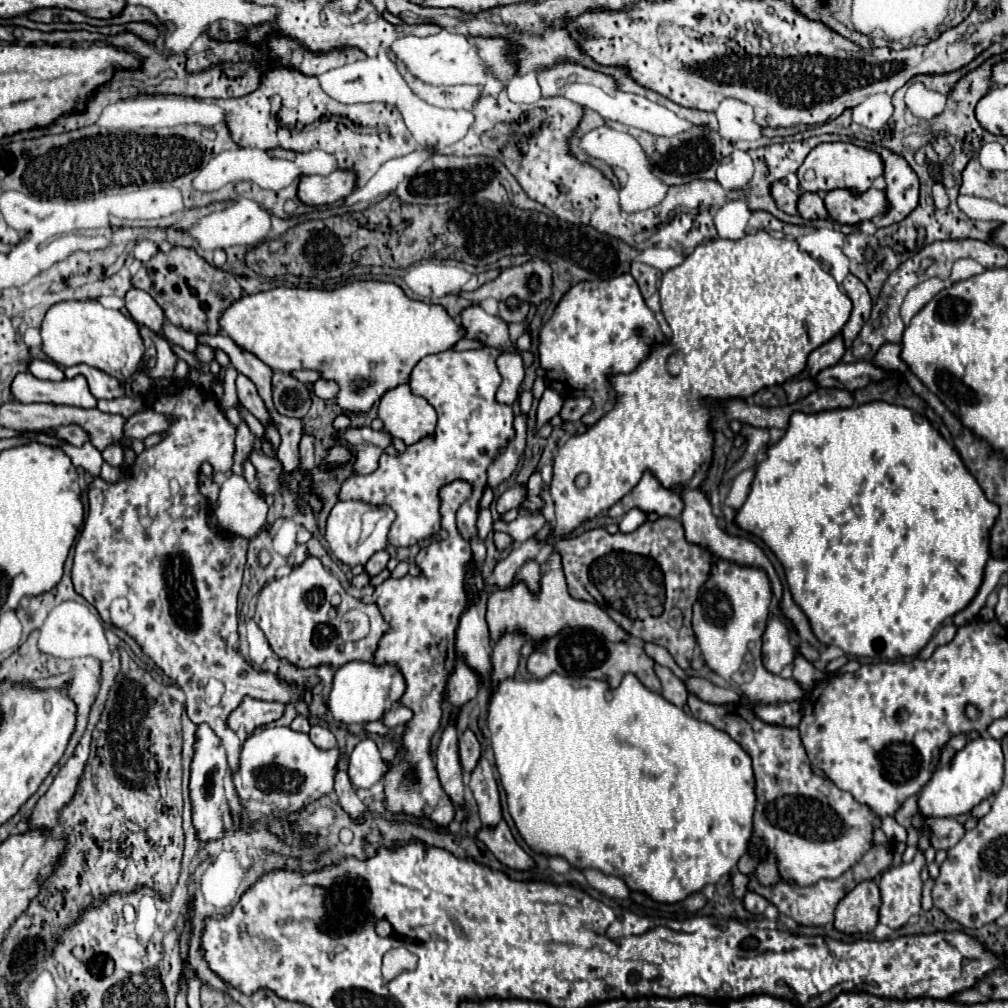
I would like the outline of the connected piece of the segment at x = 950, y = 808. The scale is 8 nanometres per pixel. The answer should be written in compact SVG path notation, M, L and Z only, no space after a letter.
M976 738L970 740L954 758L950 764L940 766L928 784L918 794L918 812L924 818L936 818L936 816L962 816L968 814L974 806L978 806L988 796L996 794L1000 790L1004 778L1004 756L1002 746L994 738Z

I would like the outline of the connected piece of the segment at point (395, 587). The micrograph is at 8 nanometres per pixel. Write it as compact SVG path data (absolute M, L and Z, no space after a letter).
M456 480L440 490L442 526L444 528L448 526L448 536L444 540L434 540L432 544L428 544L426 548L422 548L418 552L418 556L416 556L416 566L420 568L418 576L404 576L400 580L386 578L380 586L376 586L376 590L372 594L372 602L380 608L382 616L390 622L390 632L386 632L384 638L380 640L380 646L378 646L372 662L378 665L388 662L388 664L394 664L402 670L402 674L406 678L406 692L404 692L400 704L414 710L414 718L408 722L406 734L404 734L404 750L398 752L396 760L388 762L388 772L384 776L386 804L392 812L428 816L430 820L444 824L444 826L450 824L454 818L454 804L450 802L448 794L444 792L444 788L438 780L438 772L436 772L436 766L434 766L432 754L430 754L430 738L440 726L440 704L444 700L444 686L446 686L446 680L456 664L454 632L456 632L460 614L468 606L468 594L464 590L464 574L466 574L468 562L472 560L472 550L470 550L470 544L460 536L460 532L456 528L456 510L460 508L460 504L468 496L470 496L470 486L462 480Z

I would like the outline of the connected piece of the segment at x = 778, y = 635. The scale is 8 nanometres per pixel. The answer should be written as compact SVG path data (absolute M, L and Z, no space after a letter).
M770 616L768 626L762 636L762 662L764 668L772 674L780 674L784 666L792 666L796 656L804 656L808 662L816 662L820 658L818 650L814 650L806 642L794 644L790 636L788 624L780 616Z

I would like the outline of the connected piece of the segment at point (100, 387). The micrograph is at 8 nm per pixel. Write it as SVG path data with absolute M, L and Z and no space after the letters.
M76 364L64 370L66 378L76 378L76 376L84 376L88 380L90 392L98 398L98 400L114 400L124 396L124 386L118 378L108 376L106 372L100 372L88 364Z

